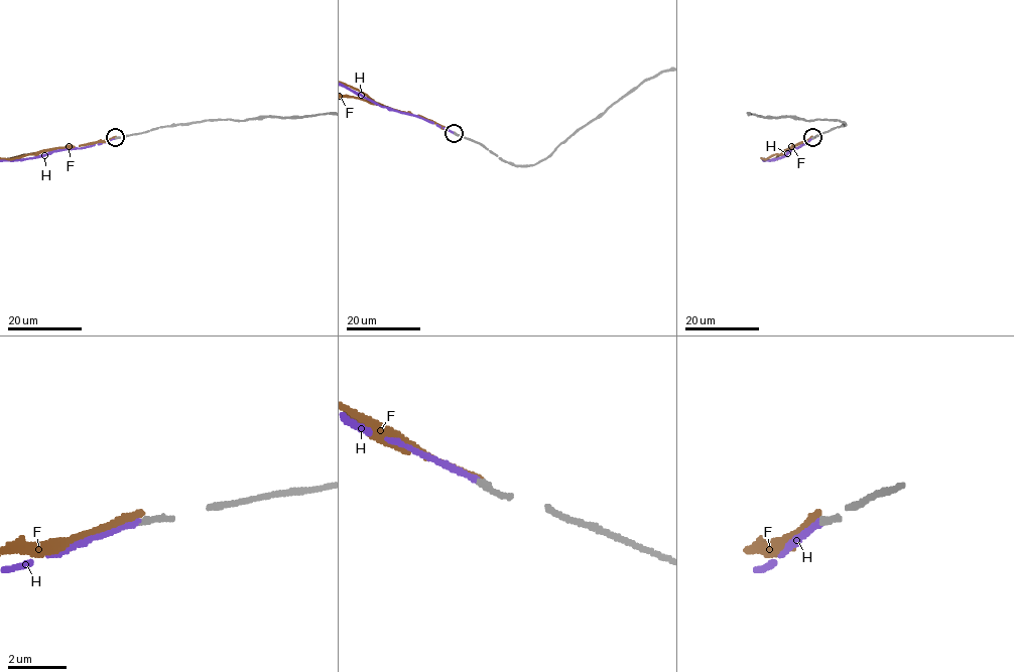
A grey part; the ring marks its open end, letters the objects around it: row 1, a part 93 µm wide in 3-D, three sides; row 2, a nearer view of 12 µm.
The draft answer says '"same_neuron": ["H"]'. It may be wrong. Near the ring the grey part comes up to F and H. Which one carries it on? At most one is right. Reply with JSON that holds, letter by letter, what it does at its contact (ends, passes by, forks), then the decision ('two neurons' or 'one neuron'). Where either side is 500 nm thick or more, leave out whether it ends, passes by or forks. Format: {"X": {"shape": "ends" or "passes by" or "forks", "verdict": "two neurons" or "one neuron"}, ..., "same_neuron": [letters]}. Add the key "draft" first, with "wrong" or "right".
{"draft": "right", "F": {"shape": "ends", "verdict": "two neurons"}, "H": {"shape": "ends", "verdict": "one neuron"}, "same_neuron": ["H"]}

